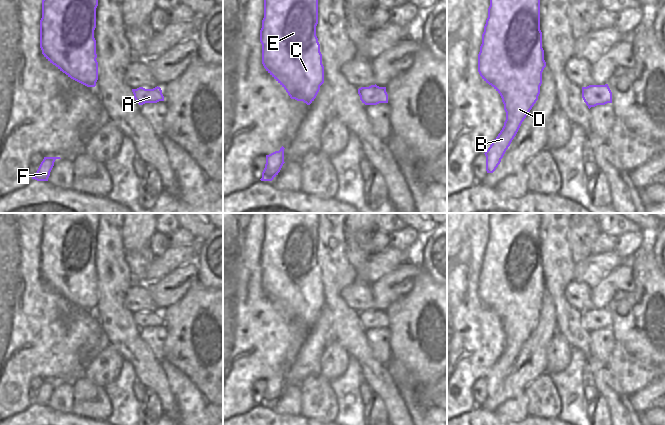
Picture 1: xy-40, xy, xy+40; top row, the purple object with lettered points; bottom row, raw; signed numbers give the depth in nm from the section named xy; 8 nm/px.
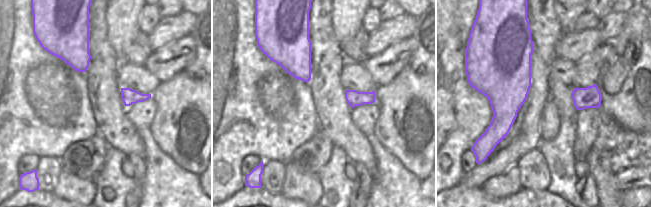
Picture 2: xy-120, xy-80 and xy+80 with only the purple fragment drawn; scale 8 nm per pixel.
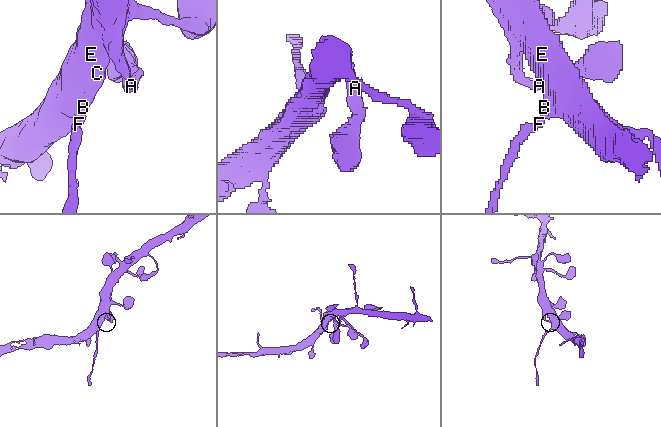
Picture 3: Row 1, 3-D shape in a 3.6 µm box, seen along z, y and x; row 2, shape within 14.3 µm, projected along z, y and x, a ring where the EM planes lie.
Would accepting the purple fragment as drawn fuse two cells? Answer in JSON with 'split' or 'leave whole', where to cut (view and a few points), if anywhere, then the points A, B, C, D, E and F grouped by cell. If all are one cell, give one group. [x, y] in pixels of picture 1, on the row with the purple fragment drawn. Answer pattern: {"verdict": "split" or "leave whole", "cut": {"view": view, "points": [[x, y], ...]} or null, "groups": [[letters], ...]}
{"verdict": "split", "cut": {"view": "xy+40", "points": [[500, 158], [487, 171]]}, "groups": [["A", "B", "C", "D", "E"], ["F"]]}

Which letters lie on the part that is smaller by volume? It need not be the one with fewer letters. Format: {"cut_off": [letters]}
{"cut_off": ["F"]}

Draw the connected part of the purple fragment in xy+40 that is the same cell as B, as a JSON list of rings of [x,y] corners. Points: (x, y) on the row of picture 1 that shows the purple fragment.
[[[490,0],[478,72],[500,94],[506,120],[484,153],[486,171],[503,158],[538,100],[545,67],[540,0]]]

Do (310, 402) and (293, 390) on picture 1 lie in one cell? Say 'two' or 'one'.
two

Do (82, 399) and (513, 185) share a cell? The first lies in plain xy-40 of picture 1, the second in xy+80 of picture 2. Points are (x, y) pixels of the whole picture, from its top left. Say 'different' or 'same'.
different

